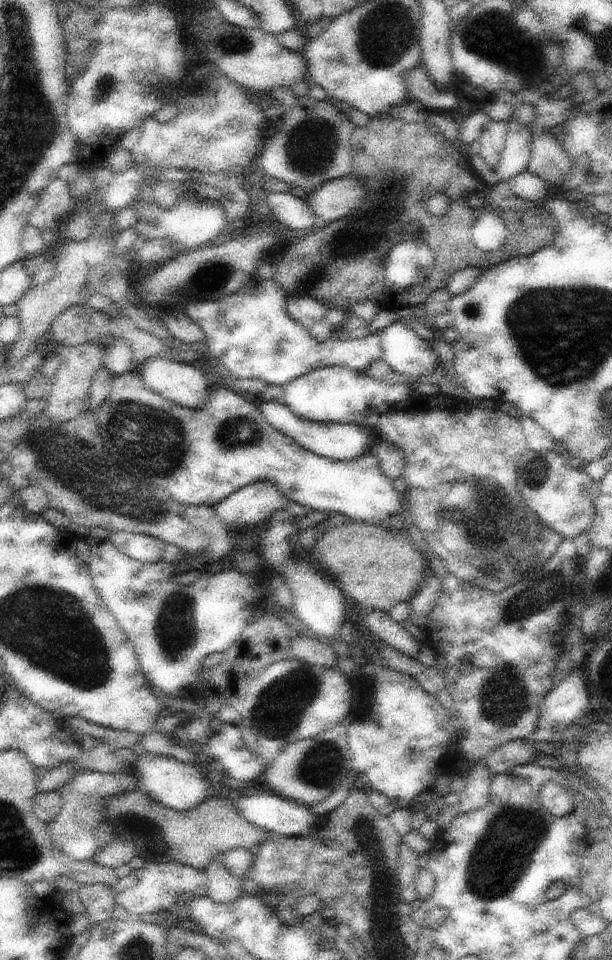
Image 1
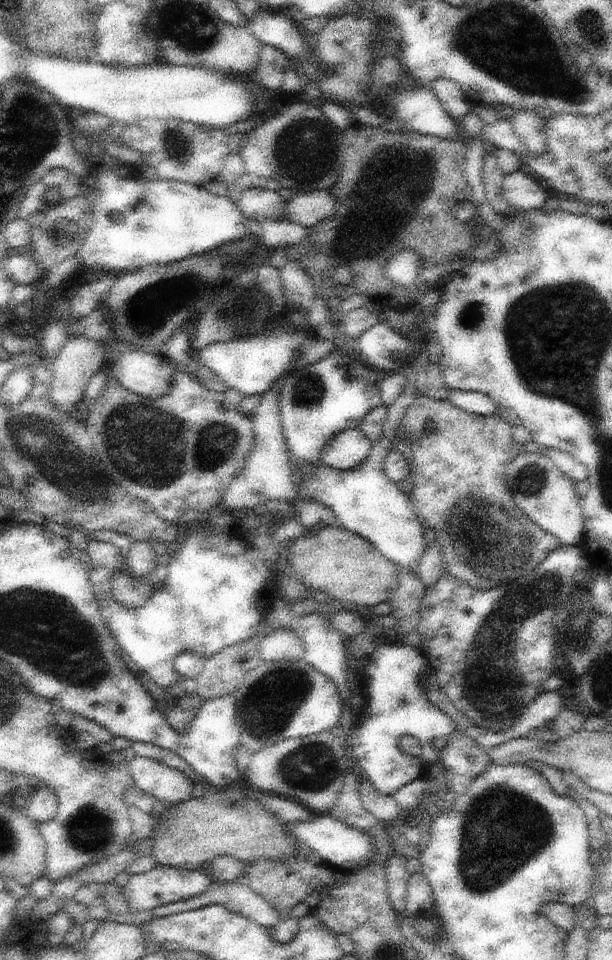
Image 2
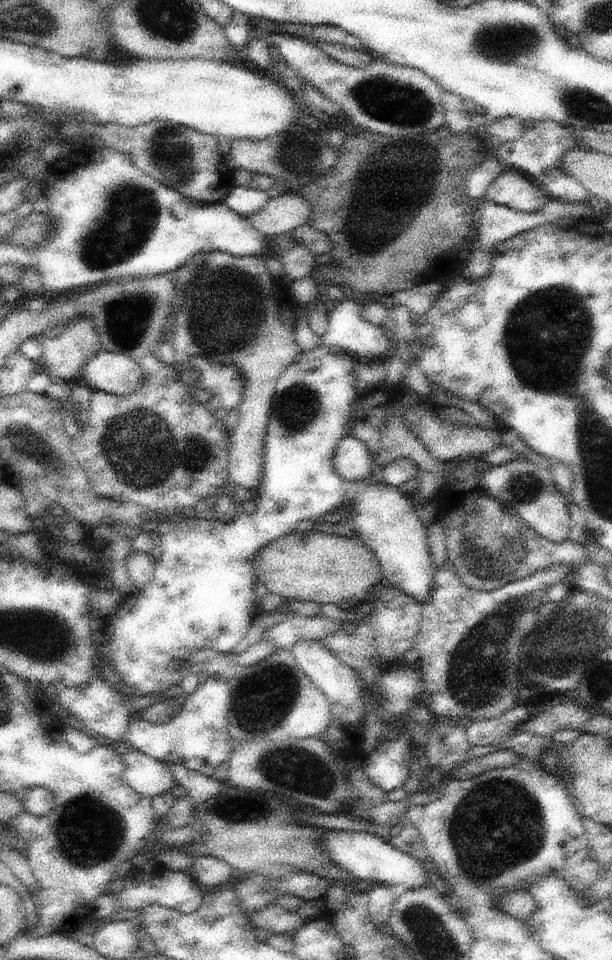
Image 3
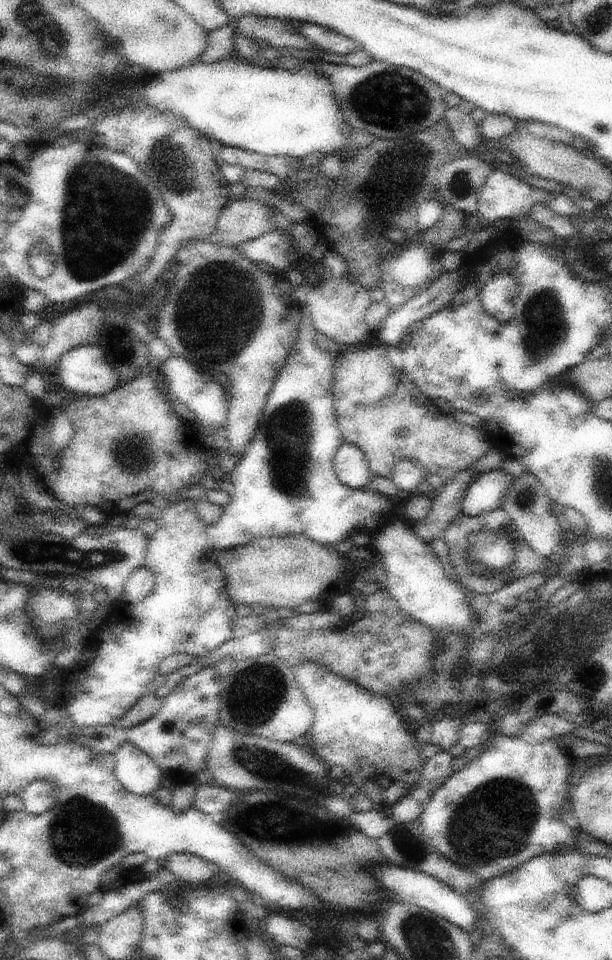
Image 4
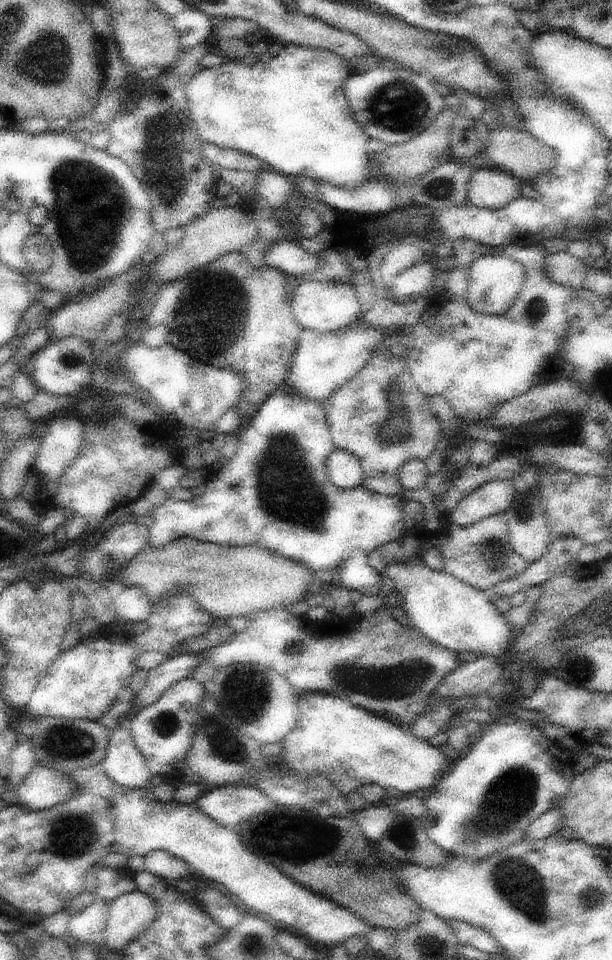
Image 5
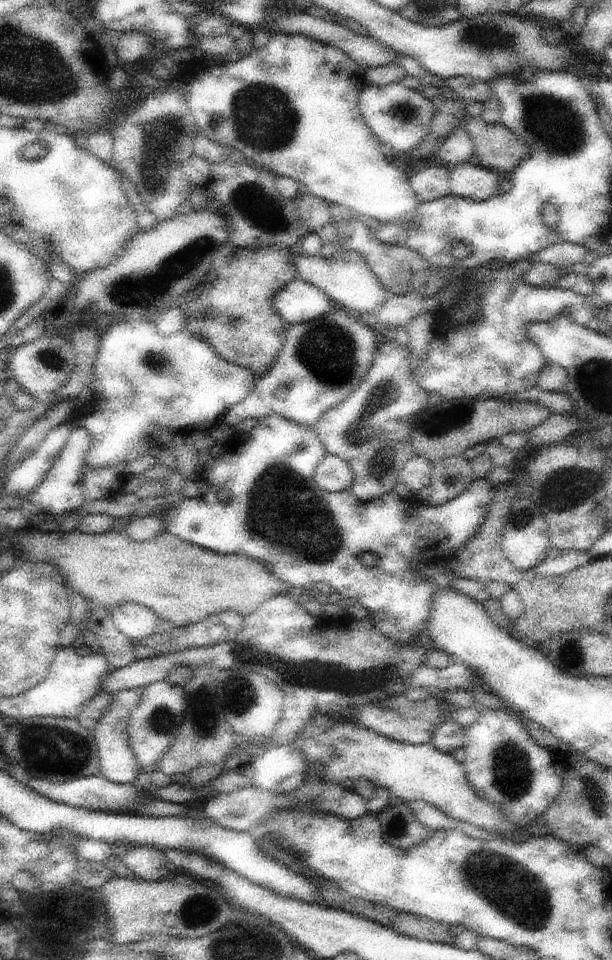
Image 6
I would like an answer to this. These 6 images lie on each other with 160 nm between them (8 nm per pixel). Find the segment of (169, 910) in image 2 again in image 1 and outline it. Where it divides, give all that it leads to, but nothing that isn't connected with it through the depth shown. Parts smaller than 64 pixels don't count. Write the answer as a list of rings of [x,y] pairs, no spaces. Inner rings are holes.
[[[224,858],[212,861],[206,868],[208,895],[214,902],[231,903],[238,900],[248,887],[248,881],[238,880],[223,863]]]

